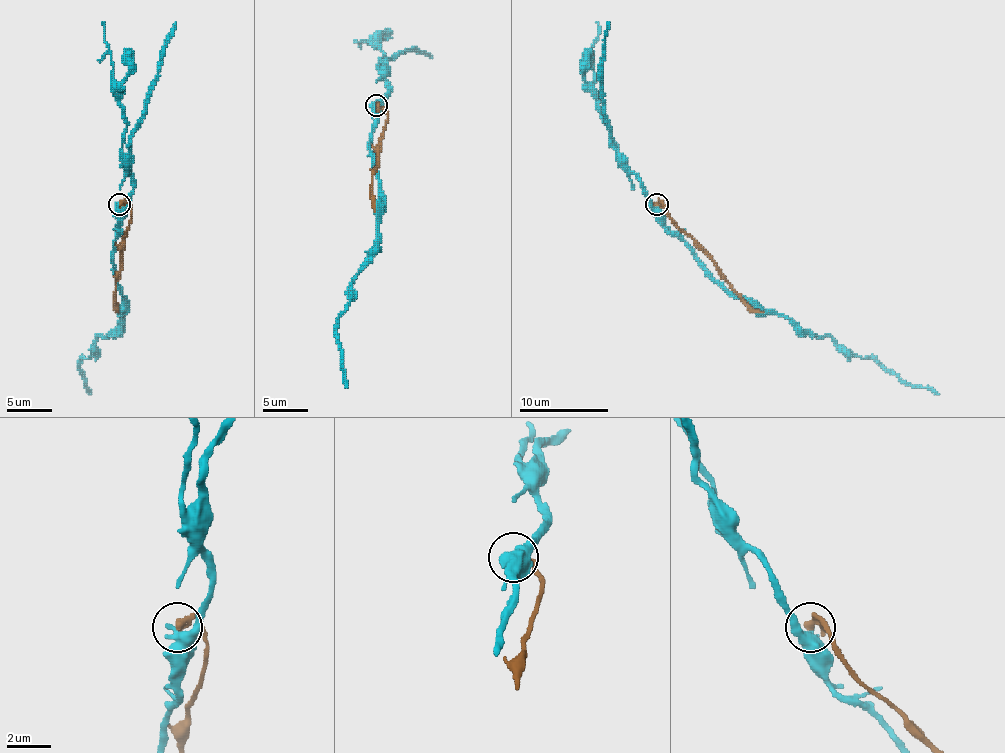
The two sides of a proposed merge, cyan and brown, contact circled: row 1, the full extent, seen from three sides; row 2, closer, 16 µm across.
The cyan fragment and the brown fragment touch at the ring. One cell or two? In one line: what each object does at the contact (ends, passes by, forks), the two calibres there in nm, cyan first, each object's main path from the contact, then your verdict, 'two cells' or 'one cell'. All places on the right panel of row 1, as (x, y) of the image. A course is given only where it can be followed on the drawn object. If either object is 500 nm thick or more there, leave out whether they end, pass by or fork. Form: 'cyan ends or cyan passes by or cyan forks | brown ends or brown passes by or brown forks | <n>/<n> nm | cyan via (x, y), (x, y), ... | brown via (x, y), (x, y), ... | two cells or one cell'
cyan passes by | brown passes by | 360/240 nm | cyan via (656, 205), (656, 218), (736, 296), (877, 358), (912, 385), (932, 387), (939, 394) | brown via (656, 205), (660, 202), (714, 263), (727, 283), (754, 309), (763, 312) | two cells

